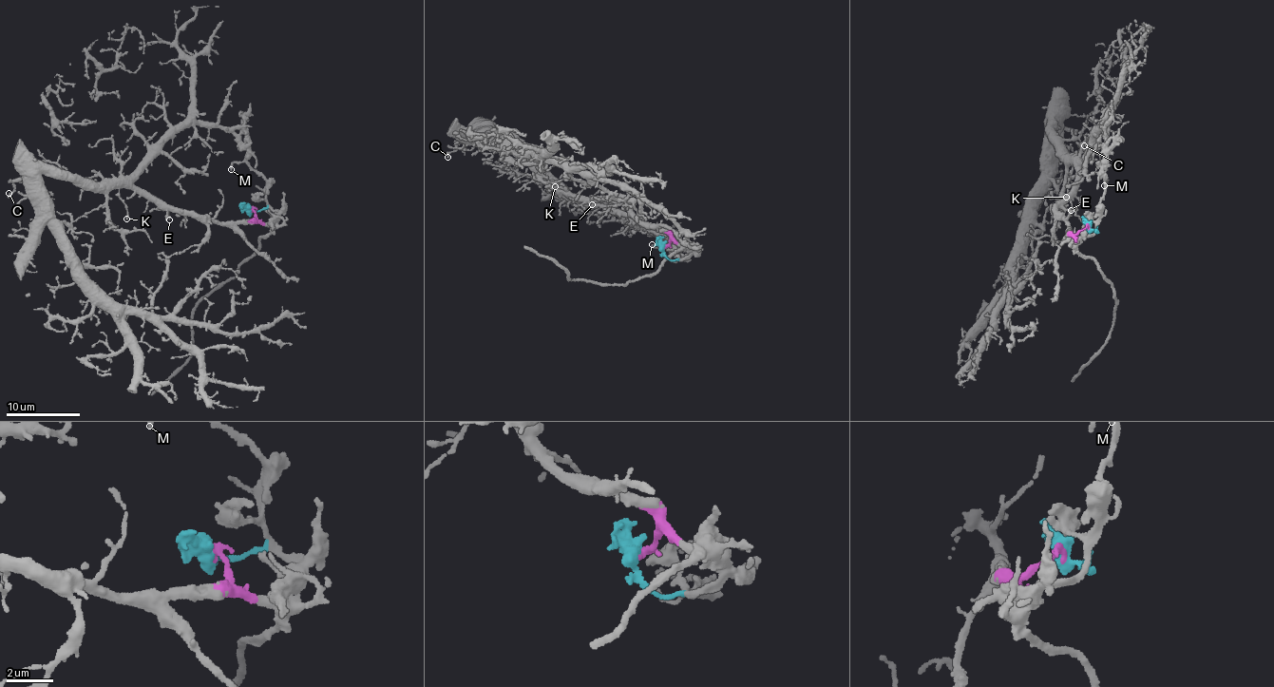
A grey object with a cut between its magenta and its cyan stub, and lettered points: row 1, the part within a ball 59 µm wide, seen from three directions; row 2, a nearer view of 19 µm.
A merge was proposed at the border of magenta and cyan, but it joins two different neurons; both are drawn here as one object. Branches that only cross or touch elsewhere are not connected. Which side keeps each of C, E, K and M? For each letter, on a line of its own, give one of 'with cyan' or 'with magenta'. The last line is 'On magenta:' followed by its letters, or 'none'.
C: with magenta
E: with magenta
K: with magenta
M: with cyan
On magenta: C, E, K

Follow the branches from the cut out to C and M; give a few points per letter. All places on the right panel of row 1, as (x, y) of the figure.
C: (1088, 226), (1071, 233), (1056, 206), (1074, 190), (1079, 167), (1052, 130), (1061, 122), (1075, 143), (1084, 144)
M: (1088, 226), (1097, 232), (1105, 182), (1108, 180), (1103, 186)

